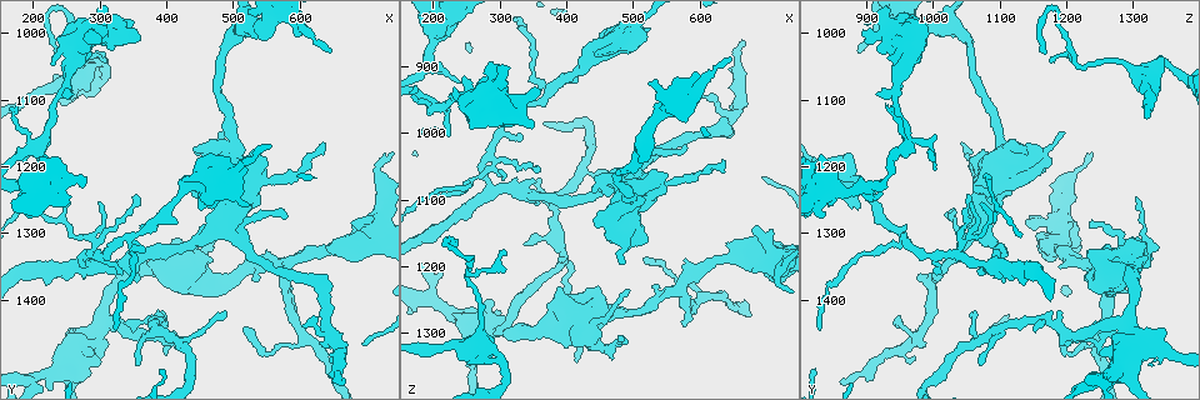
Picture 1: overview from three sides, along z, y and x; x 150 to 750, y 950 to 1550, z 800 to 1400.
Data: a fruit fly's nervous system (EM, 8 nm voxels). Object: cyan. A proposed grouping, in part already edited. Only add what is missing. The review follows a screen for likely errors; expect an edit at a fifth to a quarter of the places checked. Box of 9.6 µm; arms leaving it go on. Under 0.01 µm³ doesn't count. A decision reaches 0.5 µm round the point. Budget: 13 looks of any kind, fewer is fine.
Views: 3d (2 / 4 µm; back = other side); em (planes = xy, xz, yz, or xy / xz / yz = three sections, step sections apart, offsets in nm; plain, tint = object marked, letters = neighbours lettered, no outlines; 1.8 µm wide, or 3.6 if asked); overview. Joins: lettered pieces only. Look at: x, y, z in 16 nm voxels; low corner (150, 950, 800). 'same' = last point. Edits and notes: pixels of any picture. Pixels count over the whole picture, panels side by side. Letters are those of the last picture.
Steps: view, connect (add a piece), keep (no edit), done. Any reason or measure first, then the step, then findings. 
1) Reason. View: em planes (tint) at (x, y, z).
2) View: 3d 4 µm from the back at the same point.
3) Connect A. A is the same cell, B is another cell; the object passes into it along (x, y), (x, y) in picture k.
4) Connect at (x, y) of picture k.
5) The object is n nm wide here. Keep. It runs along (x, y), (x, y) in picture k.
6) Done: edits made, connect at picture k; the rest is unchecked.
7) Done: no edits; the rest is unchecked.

Branch stops here. View: em 3.6 µm planes (letters) at (245, 1095, 1330).

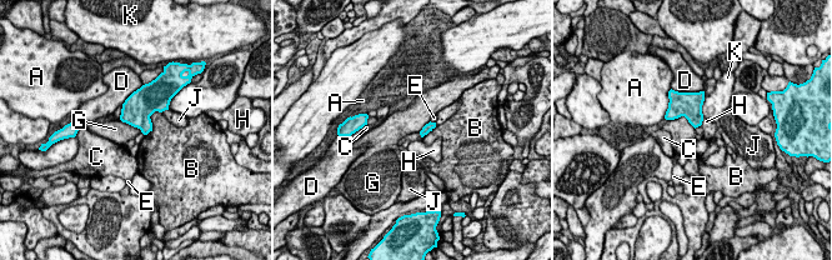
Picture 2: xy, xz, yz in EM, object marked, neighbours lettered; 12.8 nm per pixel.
Keep. A, B, C, D, E, G, H, J and K are other cells; a border runs along (667, 119), (683, 116), (695, 128) in picture 2; no lettered piece goes on from it.

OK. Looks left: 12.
Four arms meet. View: em xz step 16 (tint) at (290, 1355, 1085).

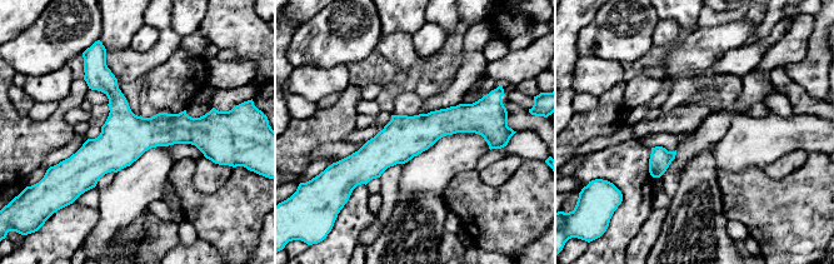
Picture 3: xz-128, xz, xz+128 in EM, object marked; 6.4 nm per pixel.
View: em xz step 16 (letters) at the same point.

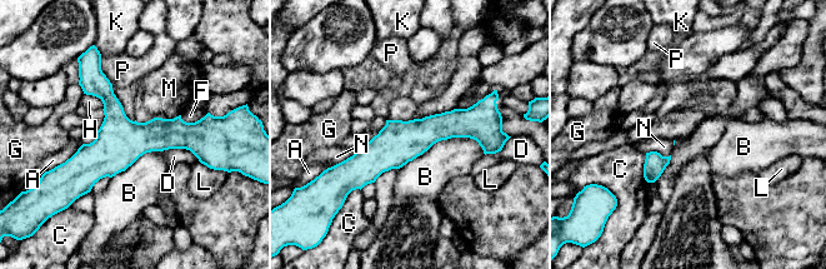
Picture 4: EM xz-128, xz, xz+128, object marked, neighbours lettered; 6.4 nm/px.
Keep. A, B, C, D, F, G, H, K, L, M, N and P are other cells; a border runs along (485, 154), (447, 138), (399, 169) in picture 4; none of them fits.

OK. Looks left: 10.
Thick end. View: em 3.6 µm yz step 4 (letters) at (390, 1330, 1225).

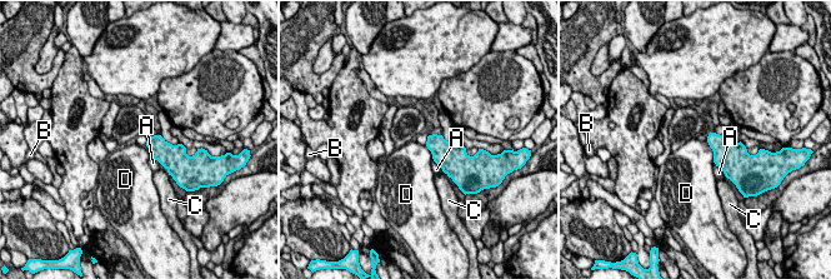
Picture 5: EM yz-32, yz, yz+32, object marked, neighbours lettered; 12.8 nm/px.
Another direction. View: em 3.6 µm planes (letters) at the same point.

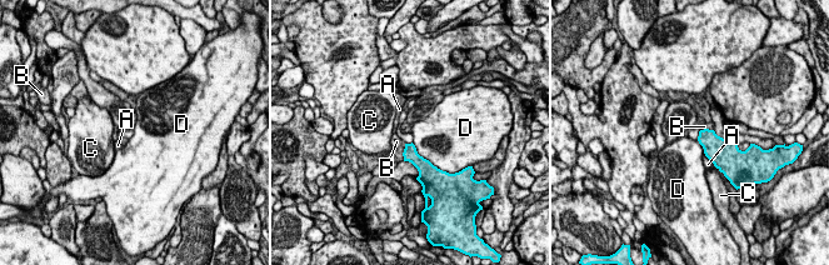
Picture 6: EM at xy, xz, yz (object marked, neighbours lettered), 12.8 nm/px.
Keep. A, B, C and D are other cells; a border runs along (411, 143), (417, 151), (438, 169) in picture 6; none of them fits.

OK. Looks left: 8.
An open end. View: em planes (letters) at (250, 1450, 1350).

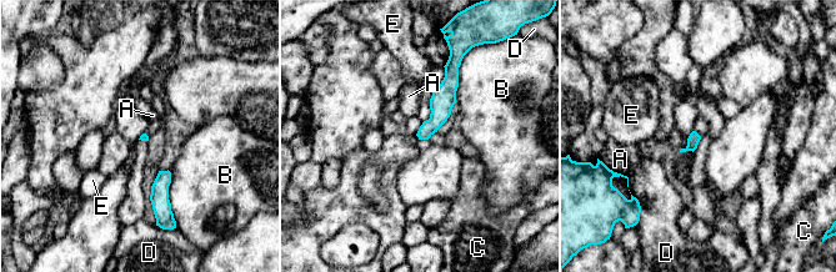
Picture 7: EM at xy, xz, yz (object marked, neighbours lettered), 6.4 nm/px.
Keep. A, B, C, D and E are other cells; a border runs along (620, 172), (626, 176) in picture 7; no lettered piece goes on from it.

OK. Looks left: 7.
Thick end. View: 3d 2 µm at (365, 1005, 935).

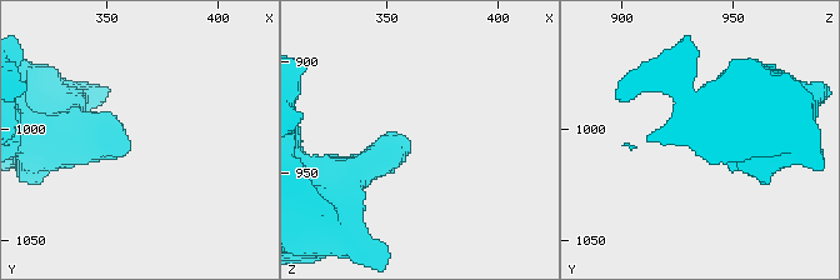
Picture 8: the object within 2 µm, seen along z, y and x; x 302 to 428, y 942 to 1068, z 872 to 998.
View: em planes (letters) at (360, 1010, 936).

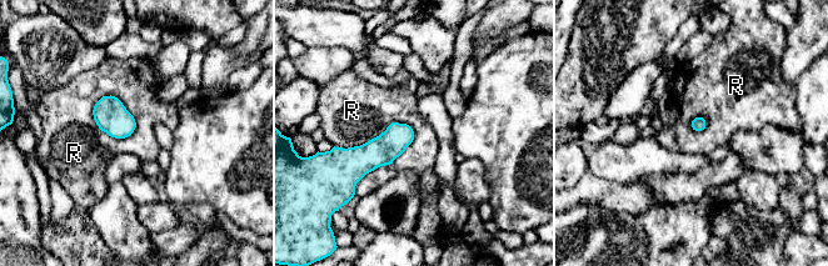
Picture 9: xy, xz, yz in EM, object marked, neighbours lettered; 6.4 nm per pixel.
Keep. R is another cell; a border runs along (408, 124), (413, 141), (354, 194) in picture 9; none of them fits.

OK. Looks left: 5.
Done: no edits; the rest is unchecked.

